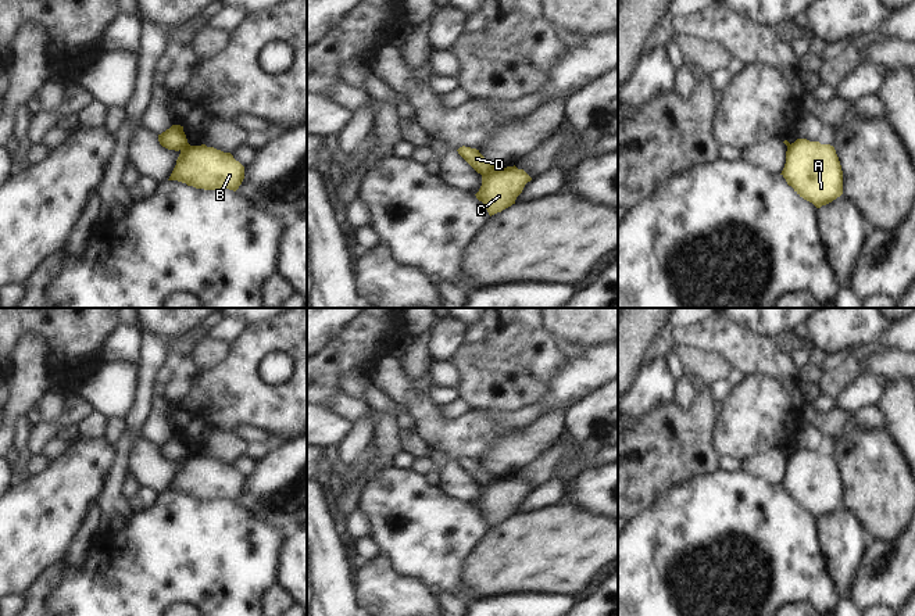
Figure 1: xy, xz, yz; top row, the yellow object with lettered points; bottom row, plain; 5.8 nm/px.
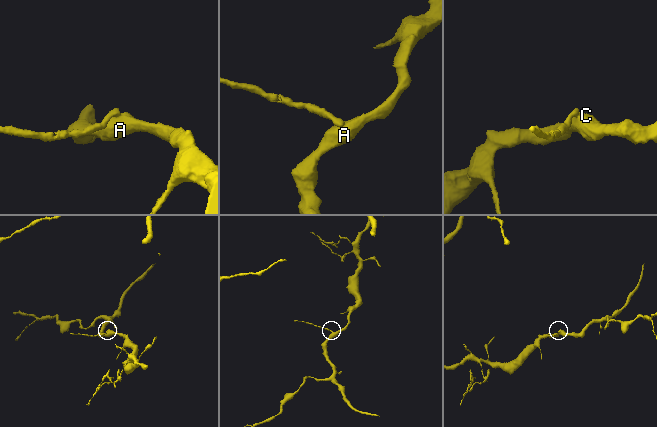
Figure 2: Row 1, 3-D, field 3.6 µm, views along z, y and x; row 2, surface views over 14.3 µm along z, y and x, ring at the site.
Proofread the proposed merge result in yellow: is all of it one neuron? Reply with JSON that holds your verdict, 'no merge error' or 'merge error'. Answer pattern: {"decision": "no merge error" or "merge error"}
{"decision": "merge error"}

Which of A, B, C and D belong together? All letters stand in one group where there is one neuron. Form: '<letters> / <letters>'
A B C / D

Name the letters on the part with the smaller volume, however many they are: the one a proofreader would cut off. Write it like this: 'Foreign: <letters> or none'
Foreign: D

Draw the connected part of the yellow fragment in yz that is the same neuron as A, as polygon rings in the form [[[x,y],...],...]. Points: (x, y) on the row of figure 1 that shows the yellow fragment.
[[[797,139],[787,146],[786,164],[780,175],[800,197],[816,208],[843,194],[843,171],[830,144]]]

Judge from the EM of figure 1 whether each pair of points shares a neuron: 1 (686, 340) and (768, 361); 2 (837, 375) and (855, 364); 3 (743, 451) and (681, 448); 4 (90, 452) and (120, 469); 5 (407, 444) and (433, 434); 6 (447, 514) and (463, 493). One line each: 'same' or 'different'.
1: same
2: same
3: different
4: different
5: different
6: different

